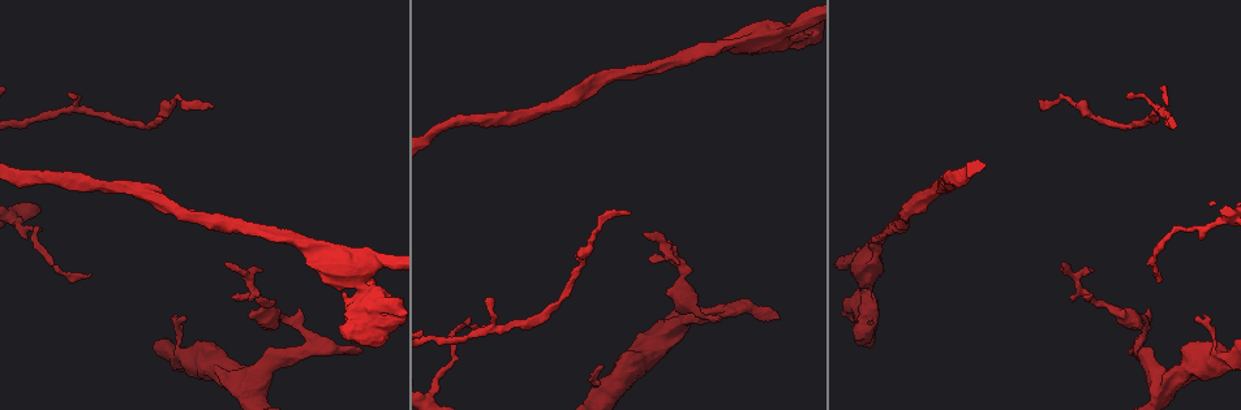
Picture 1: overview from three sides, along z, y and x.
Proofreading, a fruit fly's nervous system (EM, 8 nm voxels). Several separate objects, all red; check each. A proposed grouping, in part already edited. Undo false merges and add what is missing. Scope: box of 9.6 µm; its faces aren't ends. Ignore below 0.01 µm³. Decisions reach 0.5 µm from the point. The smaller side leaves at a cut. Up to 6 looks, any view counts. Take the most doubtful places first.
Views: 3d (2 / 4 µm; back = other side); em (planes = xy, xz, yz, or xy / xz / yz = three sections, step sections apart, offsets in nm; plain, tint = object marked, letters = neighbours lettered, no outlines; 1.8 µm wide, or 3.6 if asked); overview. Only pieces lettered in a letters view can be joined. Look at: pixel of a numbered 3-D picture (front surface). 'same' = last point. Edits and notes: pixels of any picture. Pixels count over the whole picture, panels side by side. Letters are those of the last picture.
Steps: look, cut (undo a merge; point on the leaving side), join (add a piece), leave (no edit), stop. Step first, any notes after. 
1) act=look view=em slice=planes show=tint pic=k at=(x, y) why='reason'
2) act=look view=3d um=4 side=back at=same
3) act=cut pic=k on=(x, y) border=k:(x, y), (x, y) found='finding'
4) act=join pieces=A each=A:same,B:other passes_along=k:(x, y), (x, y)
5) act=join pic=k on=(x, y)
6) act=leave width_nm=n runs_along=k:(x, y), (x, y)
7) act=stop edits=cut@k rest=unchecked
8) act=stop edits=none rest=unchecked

act=look view=em slice=xz step=16 show=letters pic=1 at=(630, 212)

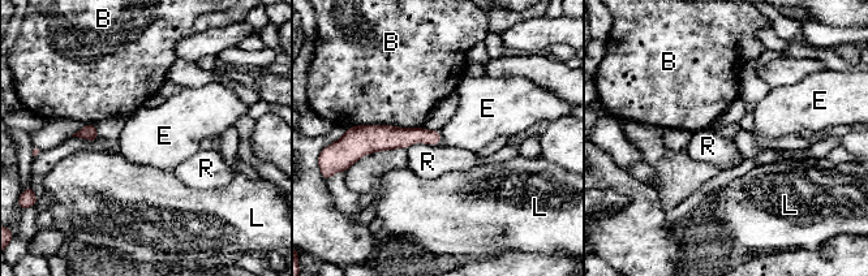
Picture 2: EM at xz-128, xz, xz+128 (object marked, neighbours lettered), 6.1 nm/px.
act=leave each=B:other,E:other,L:other,R:other runs_along=2:(360, 129), (369, 137), (437, 137) found='none of them fits'

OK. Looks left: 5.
act=look view=em slice=yz step=16 show=letters pic=1 at=(778, 318) why='branch stops here'

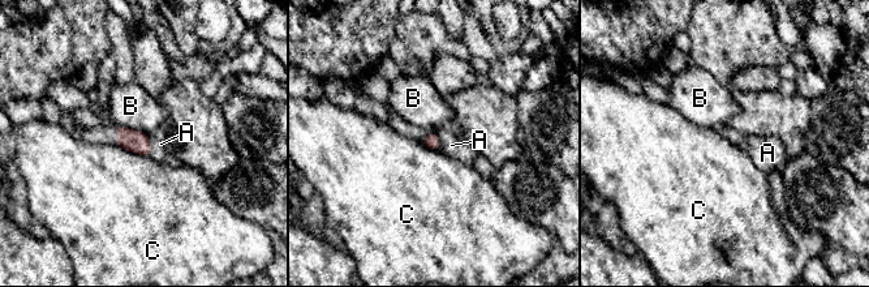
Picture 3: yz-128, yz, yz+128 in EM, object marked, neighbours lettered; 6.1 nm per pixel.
act=look view=em slice=planes show=letters at=same why='another direction'

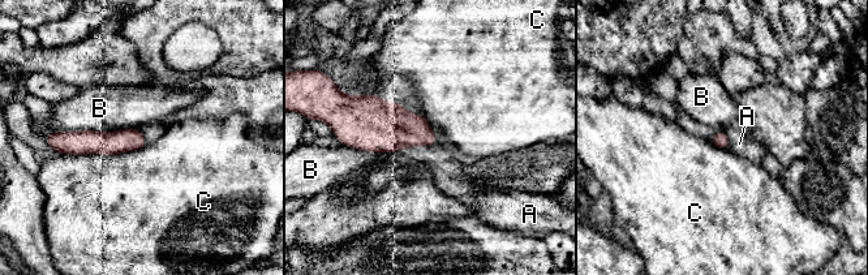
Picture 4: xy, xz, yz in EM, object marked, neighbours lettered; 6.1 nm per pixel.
act=join pieces=A each=A:same,B:other,C:other found='the neuron continues'

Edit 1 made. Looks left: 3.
act=look view=overview

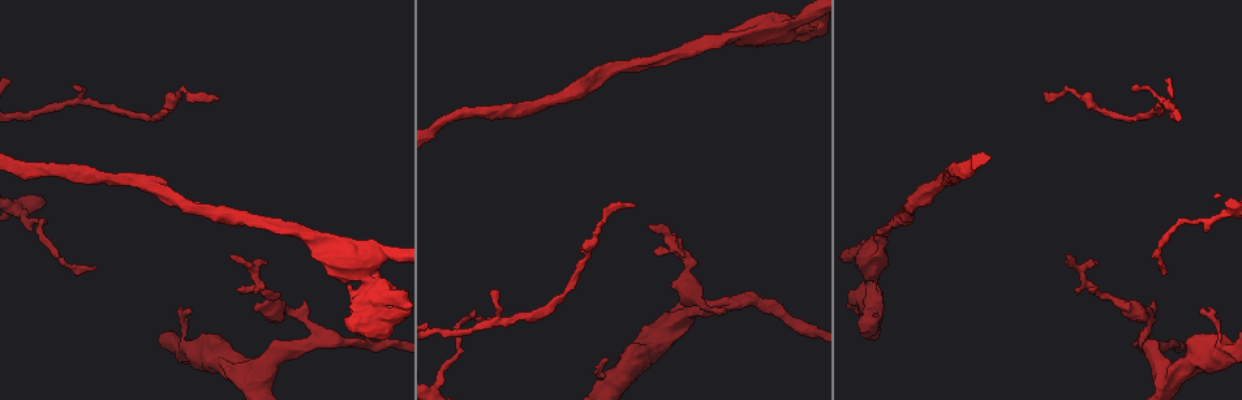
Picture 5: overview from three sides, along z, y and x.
act=look view=em slice=planes show=letters pic=5 at=(497, 289) why='an open end'

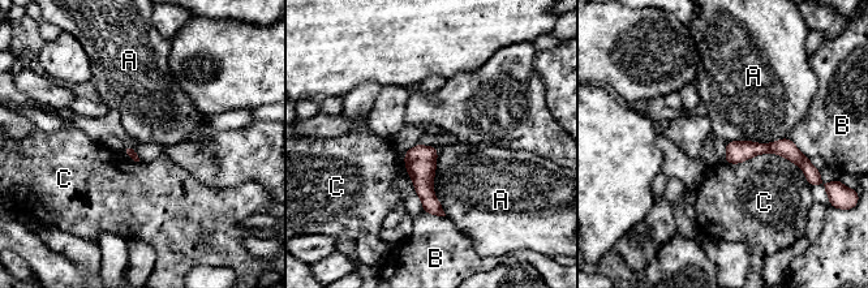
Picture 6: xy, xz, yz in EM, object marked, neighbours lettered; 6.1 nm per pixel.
act=leave longest_contact=C:550nm each=A:other,B:other,C:other runs_along=6:(729, 146), (786, 147), (800, 158) found='no lettered piece goes on from it'

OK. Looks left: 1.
act=stop edits=join@4 rest=unchecked

